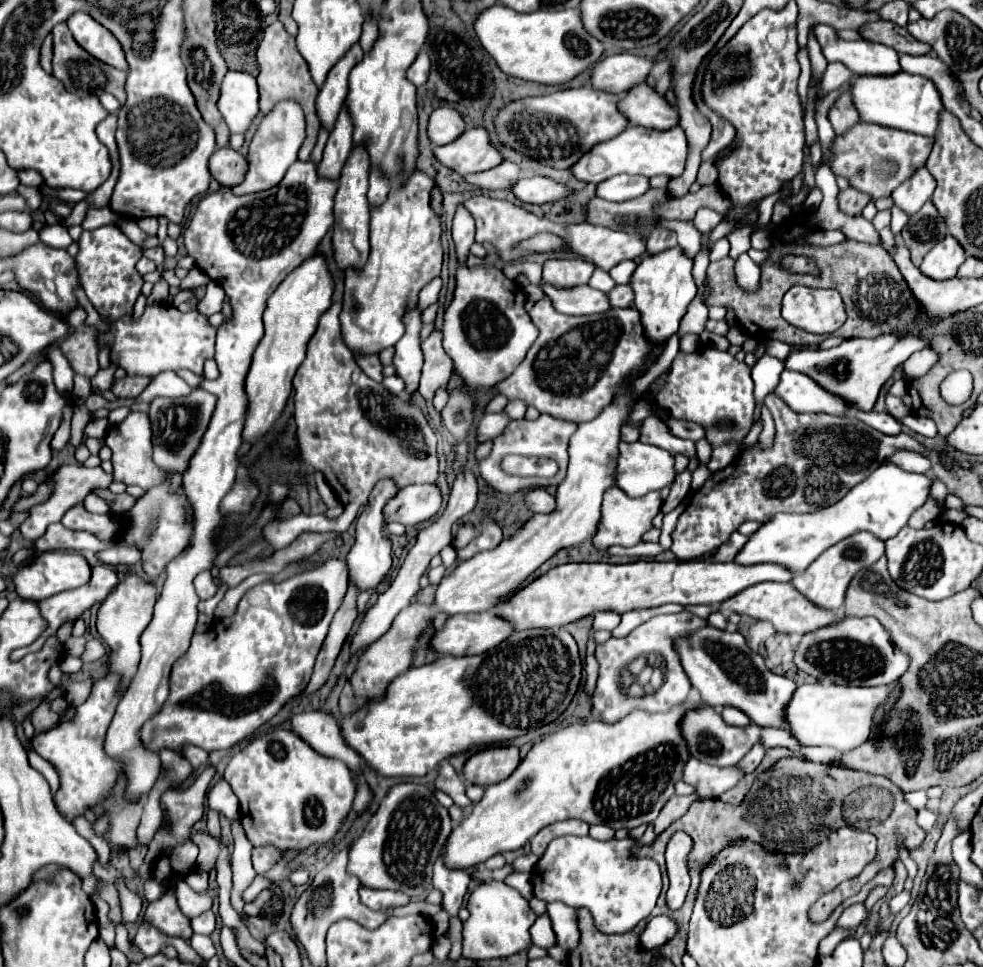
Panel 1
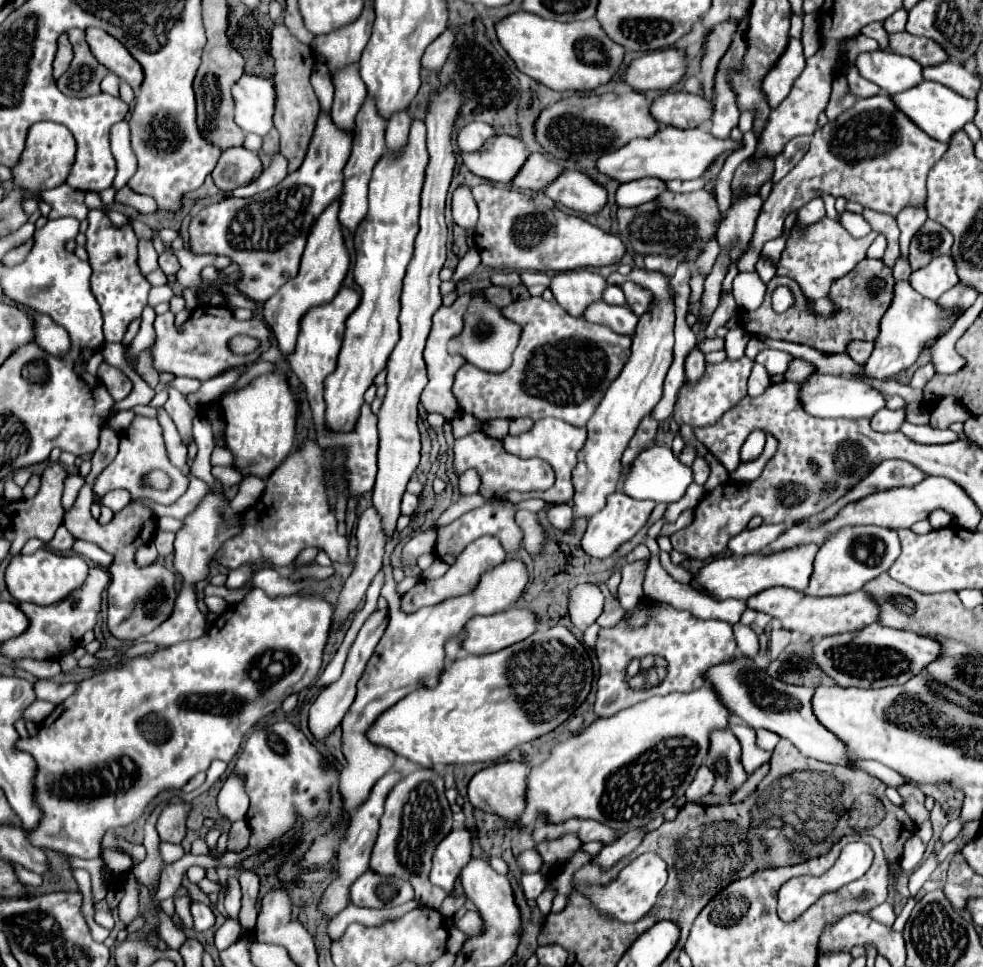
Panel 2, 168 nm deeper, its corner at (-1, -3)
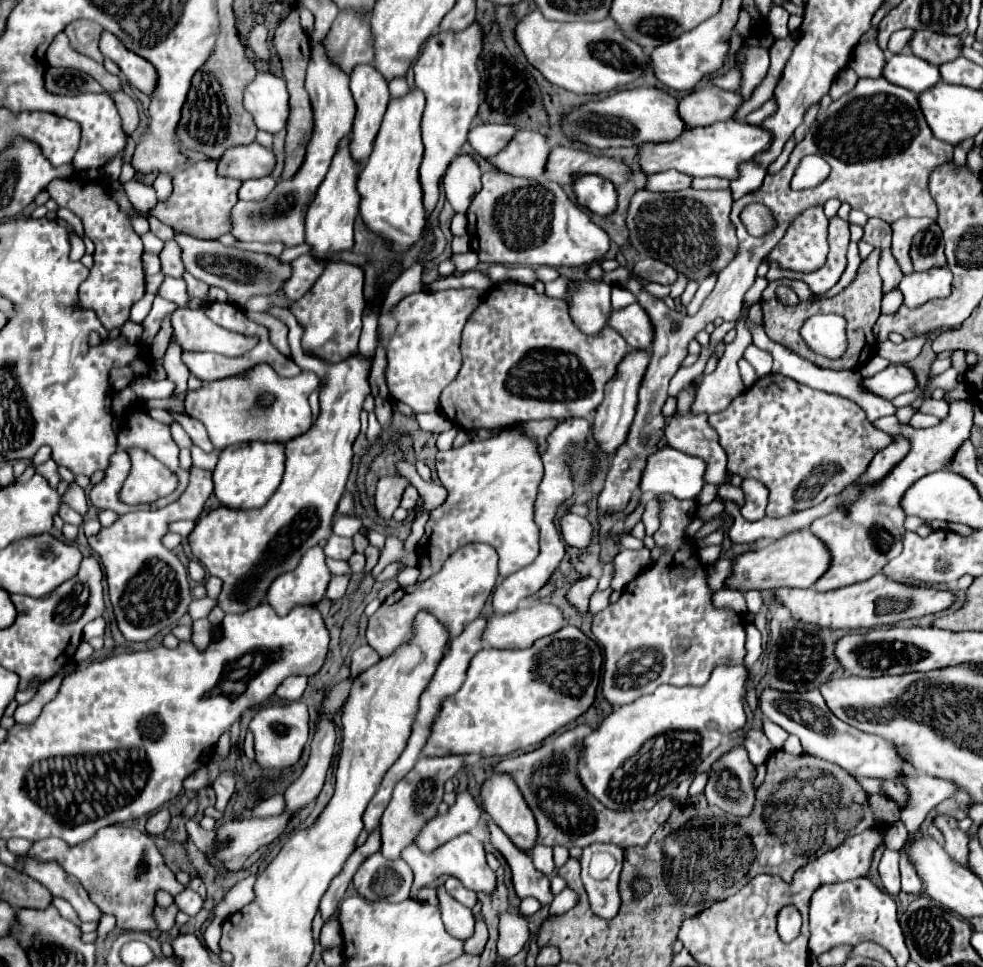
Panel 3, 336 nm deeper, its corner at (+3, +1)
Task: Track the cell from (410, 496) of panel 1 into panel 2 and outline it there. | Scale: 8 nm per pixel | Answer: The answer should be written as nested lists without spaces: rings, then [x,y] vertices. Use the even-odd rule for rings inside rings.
[[[407,491],[407,493],[403,495],[403,501],[401,501],[401,513],[403,513],[403,515],[411,515],[411,513],[417,509],[417,505],[419,505],[419,497]]]

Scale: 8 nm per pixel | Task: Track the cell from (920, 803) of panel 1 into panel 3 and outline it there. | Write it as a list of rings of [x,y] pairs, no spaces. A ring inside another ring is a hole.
[[[859,779],[859,783],[863,785],[863,789],[865,791],[869,791],[869,793],[877,793],[877,795],[881,795],[883,797],[883,779]]]

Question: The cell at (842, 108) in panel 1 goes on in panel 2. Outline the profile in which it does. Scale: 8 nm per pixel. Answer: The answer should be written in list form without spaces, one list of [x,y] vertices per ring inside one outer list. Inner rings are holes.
[[[841,75],[835,79],[833,83],[833,93],[831,93],[831,103],[827,105],[827,117],[835,119],[839,117],[841,111],[847,111],[853,107],[853,103],[857,101],[857,97],[853,93],[849,93],[849,85],[847,85],[847,77]]]

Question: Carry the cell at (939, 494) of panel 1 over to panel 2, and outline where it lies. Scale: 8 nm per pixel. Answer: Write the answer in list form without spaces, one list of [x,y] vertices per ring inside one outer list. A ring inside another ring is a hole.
[[[933,511],[929,515],[929,523],[931,523],[931,529],[941,529],[945,525],[951,525],[953,523],[953,517],[945,515],[945,511]]]

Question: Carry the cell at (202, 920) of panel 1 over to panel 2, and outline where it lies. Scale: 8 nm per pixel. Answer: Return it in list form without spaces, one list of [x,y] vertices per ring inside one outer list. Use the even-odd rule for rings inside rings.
[[[191,903],[191,917],[193,917],[193,925],[195,925],[195,931],[205,931],[205,929],[211,929],[213,923],[215,923],[215,915],[211,911],[209,905],[203,905],[203,903]]]

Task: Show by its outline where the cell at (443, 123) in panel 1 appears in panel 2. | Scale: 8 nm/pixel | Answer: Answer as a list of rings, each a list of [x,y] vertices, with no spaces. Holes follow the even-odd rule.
[[[473,121],[473,123],[469,123],[467,127],[463,127],[459,131],[457,145],[463,153],[473,153],[473,151],[479,151],[483,147],[483,143],[487,139],[491,139],[493,135],[497,135],[497,131],[489,123]]]

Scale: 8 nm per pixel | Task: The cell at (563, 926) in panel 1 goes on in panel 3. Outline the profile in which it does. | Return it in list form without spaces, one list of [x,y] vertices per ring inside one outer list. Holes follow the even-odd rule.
[[[563,889],[549,905],[549,915],[561,915],[563,911],[571,909],[577,903],[577,895],[571,889]]]

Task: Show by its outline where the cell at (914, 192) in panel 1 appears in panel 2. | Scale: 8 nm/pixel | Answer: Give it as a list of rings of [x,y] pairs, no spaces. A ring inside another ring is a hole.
[[[907,207],[897,215],[897,225],[901,229],[901,257],[909,259],[909,243],[911,237],[923,227],[927,221],[927,211],[923,207]]]

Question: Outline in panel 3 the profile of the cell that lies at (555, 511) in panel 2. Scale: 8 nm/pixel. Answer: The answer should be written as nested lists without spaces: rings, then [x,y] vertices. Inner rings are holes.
[[[565,513],[565,515],[559,519],[559,525],[561,525],[563,539],[565,539],[571,547],[583,549],[583,547],[589,545],[593,527],[591,527],[591,523],[589,523],[585,517],[579,517],[579,515],[573,515],[573,513]]]

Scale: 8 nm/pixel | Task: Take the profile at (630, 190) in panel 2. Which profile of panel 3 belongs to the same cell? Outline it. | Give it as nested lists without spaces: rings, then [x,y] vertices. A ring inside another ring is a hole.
[[[667,171],[667,173],[655,173],[647,177],[645,189],[651,193],[663,193],[663,191],[679,191],[687,189],[691,183],[689,175],[677,173],[677,171]]]

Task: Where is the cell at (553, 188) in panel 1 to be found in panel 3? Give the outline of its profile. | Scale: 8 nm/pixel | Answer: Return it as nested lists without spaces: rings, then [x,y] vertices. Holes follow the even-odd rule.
[[[581,175],[573,183],[573,193],[581,207],[597,215],[609,215],[615,211],[617,193],[615,185],[599,175]]]

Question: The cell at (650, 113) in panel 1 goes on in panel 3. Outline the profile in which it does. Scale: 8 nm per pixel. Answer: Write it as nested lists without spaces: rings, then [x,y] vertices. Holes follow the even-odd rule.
[[[703,87],[691,91],[679,101],[679,117],[689,127],[711,125],[715,121],[727,121],[741,105],[741,97],[719,87]]]

